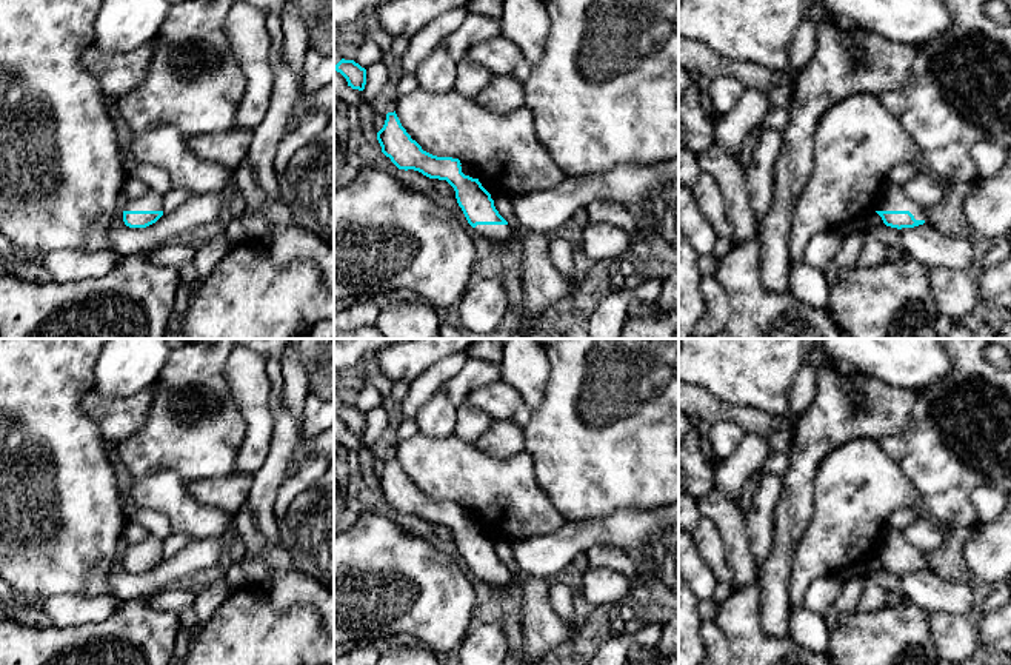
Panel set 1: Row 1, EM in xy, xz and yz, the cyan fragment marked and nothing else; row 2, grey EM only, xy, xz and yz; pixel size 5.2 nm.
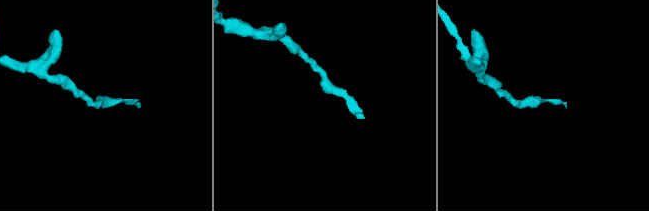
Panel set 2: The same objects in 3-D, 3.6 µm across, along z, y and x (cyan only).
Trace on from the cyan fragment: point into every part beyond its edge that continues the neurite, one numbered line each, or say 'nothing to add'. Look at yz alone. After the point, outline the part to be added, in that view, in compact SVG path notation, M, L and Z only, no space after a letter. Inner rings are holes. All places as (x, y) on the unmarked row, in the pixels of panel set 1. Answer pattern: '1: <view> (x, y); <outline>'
1: yz (891, 544); M888 526L880 537L876 556L909 556L916 565L926 565L923 553L906 542L902 531L893 526Z

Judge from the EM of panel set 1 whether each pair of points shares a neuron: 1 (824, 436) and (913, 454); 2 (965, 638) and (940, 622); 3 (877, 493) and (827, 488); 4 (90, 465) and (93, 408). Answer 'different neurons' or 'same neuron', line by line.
1: different neurons
2: same neuron
3: same neuron
4: different neurons

